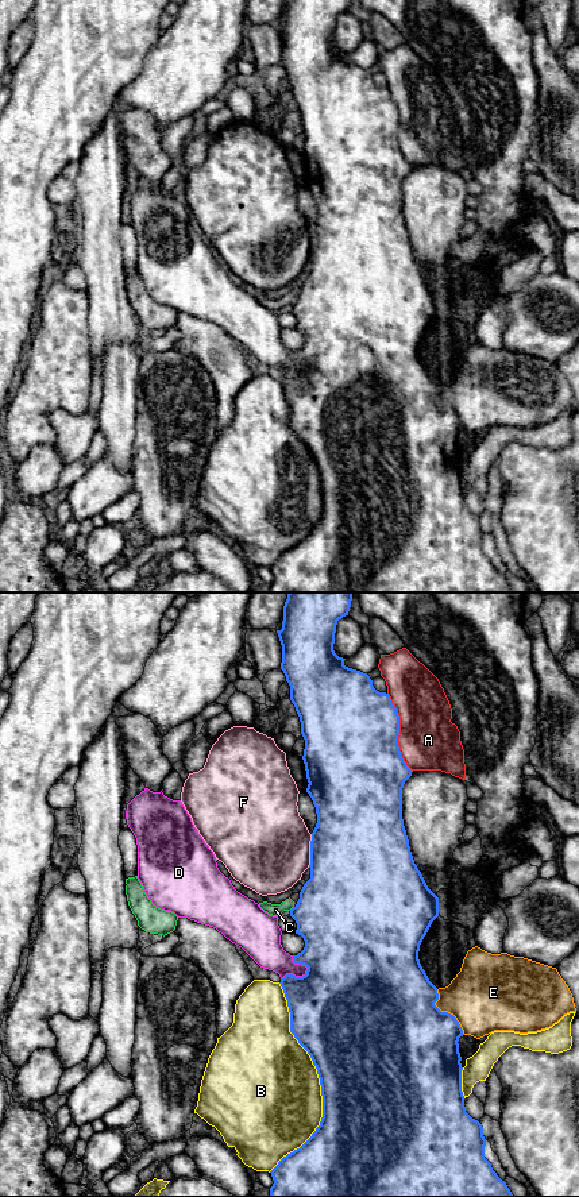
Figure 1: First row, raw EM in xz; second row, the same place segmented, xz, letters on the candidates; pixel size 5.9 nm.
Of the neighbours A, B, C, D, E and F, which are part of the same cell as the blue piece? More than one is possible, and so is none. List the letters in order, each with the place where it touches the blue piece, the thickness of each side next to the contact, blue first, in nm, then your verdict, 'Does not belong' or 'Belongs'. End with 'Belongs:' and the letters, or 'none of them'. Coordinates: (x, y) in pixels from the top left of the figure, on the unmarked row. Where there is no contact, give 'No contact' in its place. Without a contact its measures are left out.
A: Touches blue at xz (398, 127). Thickness 500 nm (blue) against 360 nm. Does not belong
B: Touches blue at xz (320, 475). Thickness 500 nm (blue) against 480 nm. Does not belong
C: Touches blue at xz (292, 304). Thickness 460 nm (blue) against 80 nm. Does not belong
D: Touches blue at xz (294, 371). Thickness 440 nm (blue) against 200 nm. Does not belong
E: Touches blue at xz (446, 408). Thickness 480 nm (blue) against 420 nm. Does not belong
F: Touches blue at xz (311, 246). Thickness 500 nm (blue) against 500 nm. Does not belong
Belongs: none of them

